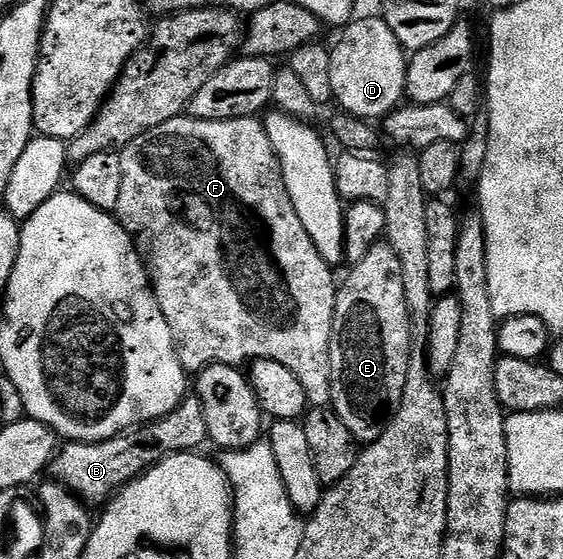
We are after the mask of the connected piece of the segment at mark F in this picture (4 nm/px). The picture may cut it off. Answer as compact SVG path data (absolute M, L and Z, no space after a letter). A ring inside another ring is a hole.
M188 117L172 119L131 141L120 152L120 156L123 185L119 189L119 205L115 218L121 228L133 238L137 252L141 255L153 296L157 299L163 317L167 317L173 344L177 347L177 356L186 372L200 373L212 363L236 367L256 359L270 359L286 366L297 377L312 408L328 406L332 402L330 341L338 284L335 279L333 283L334 268L327 261L323 261L323 257L319 257L315 241L307 237L307 229L303 229L303 221L299 221L299 213L295 213L295 205L291 205L281 166L265 132L264 122L257 117L223 121L203 121Z

